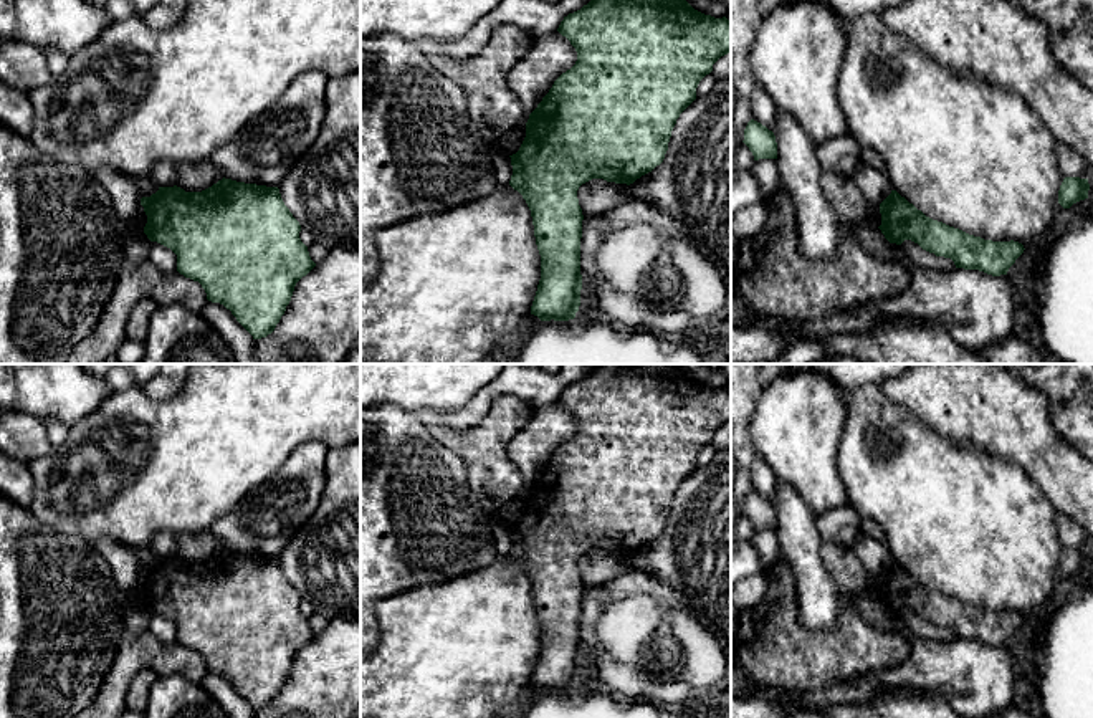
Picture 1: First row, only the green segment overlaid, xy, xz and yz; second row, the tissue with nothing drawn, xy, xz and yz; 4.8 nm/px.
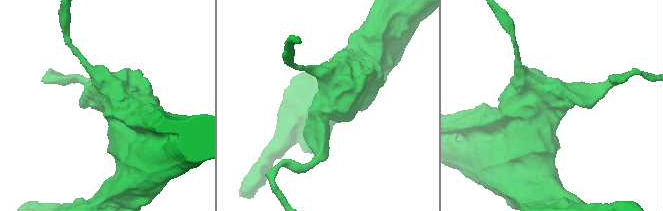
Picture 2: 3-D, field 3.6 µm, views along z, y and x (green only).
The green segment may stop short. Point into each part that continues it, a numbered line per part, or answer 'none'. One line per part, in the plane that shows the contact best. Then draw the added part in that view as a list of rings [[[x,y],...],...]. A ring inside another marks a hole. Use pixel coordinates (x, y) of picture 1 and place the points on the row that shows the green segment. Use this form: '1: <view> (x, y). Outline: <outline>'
none

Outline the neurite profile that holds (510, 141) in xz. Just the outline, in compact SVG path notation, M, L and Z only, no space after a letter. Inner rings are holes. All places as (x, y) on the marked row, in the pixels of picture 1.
M524 126L514 127L499 134L499 139L496 144L501 147L504 154L513 156L519 151L524 137L526 137L526 127Z

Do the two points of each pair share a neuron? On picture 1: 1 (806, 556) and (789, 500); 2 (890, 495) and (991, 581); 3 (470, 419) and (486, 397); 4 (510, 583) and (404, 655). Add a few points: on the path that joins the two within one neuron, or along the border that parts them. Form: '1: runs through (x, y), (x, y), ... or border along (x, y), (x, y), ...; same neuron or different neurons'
1: runs through (799, 543), (792, 513); same neuron
2: runs through (915, 505), (966, 556); same neuron
3: runs through (472, 414), (482, 402); same neuron
4: runs through (483, 609), (437, 655), (430, 655); same neuron

